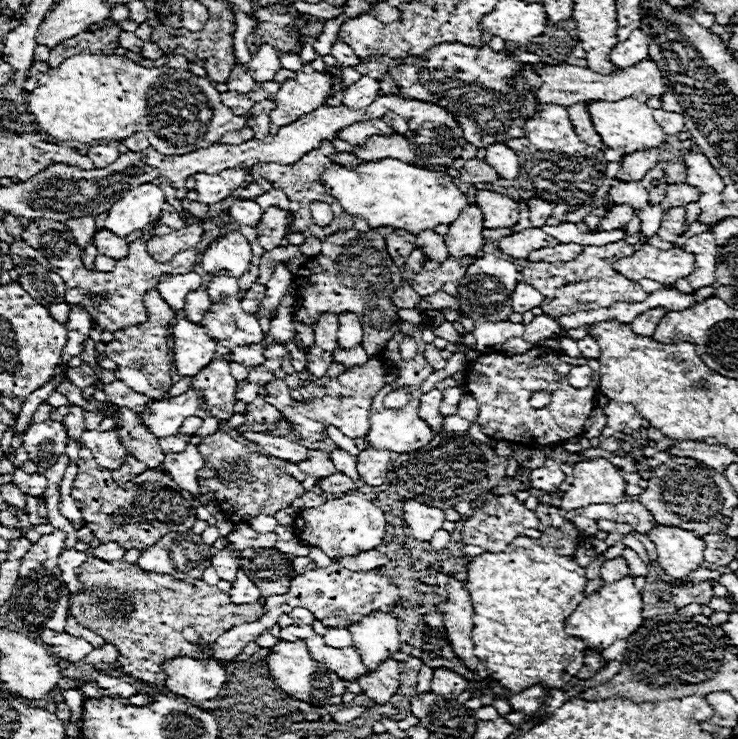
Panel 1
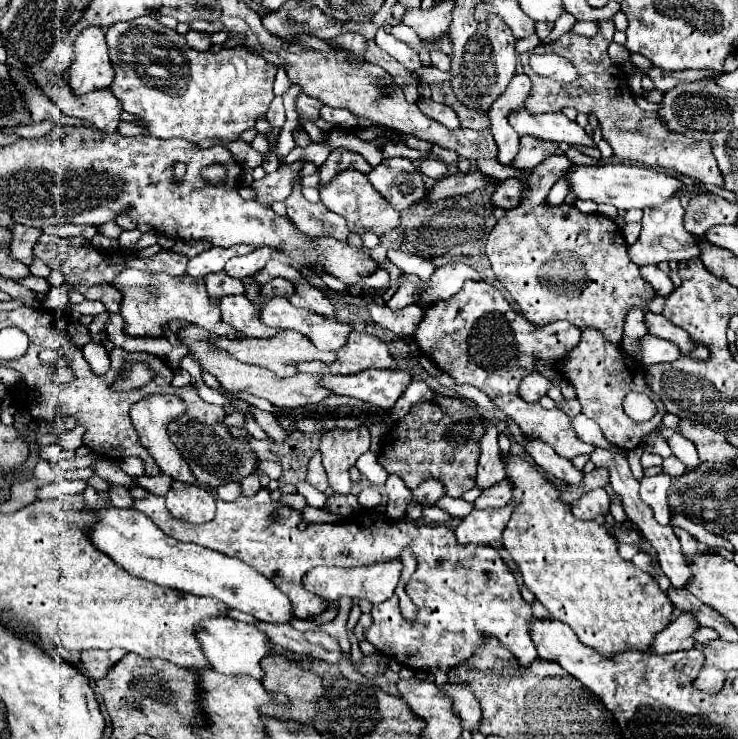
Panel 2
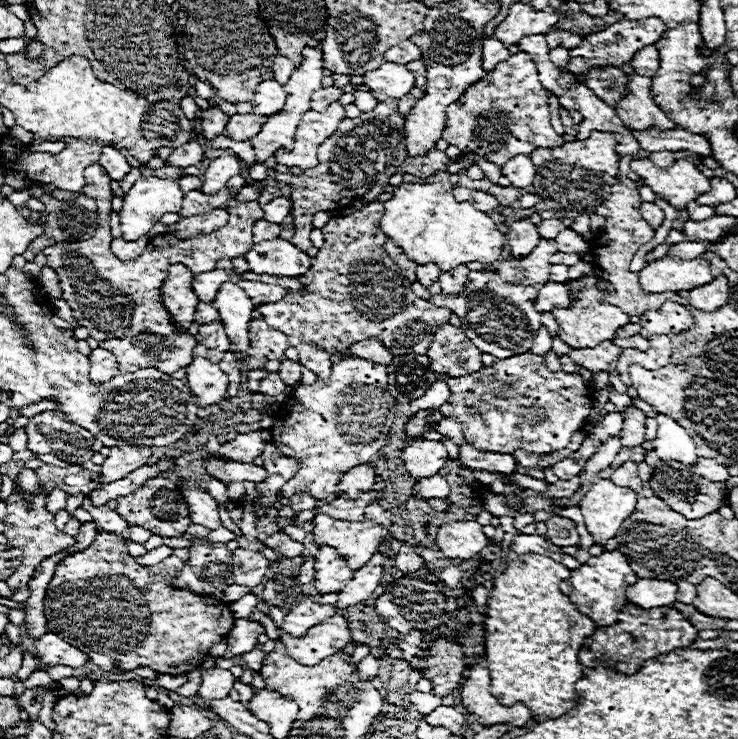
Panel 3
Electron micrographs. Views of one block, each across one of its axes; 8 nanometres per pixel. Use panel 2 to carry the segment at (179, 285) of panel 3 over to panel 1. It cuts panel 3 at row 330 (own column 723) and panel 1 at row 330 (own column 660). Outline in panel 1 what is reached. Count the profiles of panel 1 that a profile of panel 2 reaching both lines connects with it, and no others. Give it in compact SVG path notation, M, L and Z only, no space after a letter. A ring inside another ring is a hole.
M156 288L148 290L144 294L144 306L148 310L148 320L136 328L126 328L120 332L114 332L114 340L106 344L104 356L114 360L122 368L134 368L140 370L152 388L156 390L168 390L174 380L172 380L172 360L170 360L170 348L168 348L168 336L170 336L170 326L174 324L176 312L160 300L160 292Z

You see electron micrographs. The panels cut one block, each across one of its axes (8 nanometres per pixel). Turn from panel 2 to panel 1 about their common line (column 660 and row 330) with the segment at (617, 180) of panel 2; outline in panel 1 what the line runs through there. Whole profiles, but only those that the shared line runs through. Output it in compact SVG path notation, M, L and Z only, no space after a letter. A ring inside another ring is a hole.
M186 318L178 320L172 326L172 338L174 338L174 364L176 364L176 372L180 376L196 376L202 368L206 368L214 356L216 356L216 340L212 340L204 328L200 324L192 324Z

